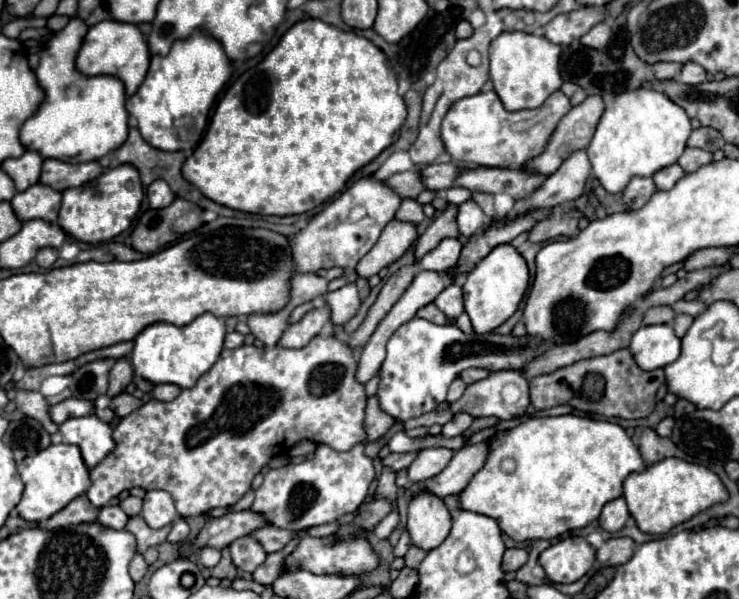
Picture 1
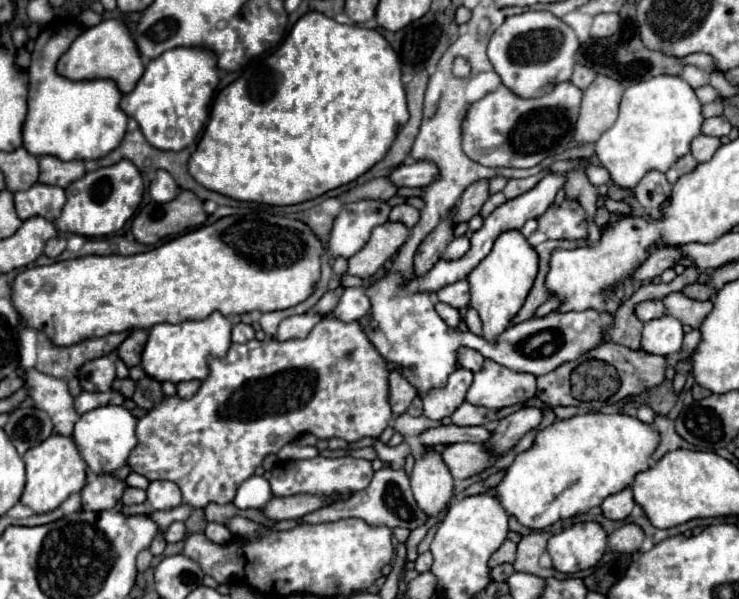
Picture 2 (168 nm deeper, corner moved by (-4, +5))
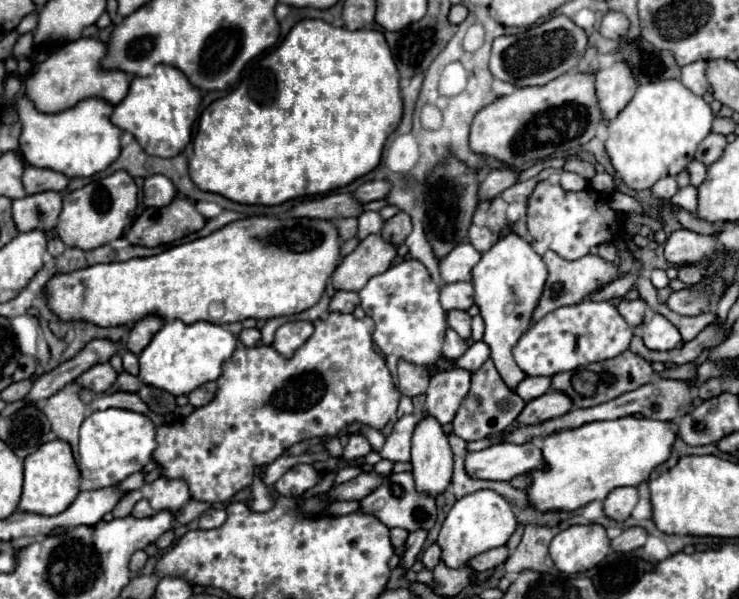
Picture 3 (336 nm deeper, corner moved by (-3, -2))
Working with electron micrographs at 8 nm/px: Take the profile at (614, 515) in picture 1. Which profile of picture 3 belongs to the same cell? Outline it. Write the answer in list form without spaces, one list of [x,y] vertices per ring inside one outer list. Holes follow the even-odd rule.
[[[615,488],[603,502],[605,514],[615,522],[625,522],[639,502],[637,488]]]

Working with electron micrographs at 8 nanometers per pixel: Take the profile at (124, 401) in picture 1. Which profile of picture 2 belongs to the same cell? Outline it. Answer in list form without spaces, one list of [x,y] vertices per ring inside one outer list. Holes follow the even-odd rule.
[[[128,377],[128,379],[114,379],[114,383],[112,383],[112,389],[116,389],[116,391],[120,391],[124,397],[132,397],[132,393],[134,393],[134,381]]]

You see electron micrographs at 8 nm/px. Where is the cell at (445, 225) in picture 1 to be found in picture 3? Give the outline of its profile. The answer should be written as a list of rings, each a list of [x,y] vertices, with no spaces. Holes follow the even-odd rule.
[[[493,170],[481,184],[479,184],[479,200],[493,200],[505,188],[517,182],[517,174],[511,170]]]

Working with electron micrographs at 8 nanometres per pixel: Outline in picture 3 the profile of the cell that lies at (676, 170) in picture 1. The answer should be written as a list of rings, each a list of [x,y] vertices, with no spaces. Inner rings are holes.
[[[691,160],[685,170],[689,172],[691,186],[699,186],[705,180],[705,176],[707,176],[707,166],[703,162],[699,162],[699,160]]]

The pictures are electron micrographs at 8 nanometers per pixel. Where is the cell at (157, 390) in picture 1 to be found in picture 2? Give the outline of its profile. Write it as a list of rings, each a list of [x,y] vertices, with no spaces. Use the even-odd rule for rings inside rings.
[[[184,381],[184,383],[178,383],[178,395],[180,397],[184,397],[184,399],[188,399],[188,397],[192,397],[198,389],[200,389],[200,381]]]

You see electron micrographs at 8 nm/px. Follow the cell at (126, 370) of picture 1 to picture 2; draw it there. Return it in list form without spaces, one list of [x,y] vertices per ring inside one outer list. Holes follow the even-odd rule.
[[[134,329],[130,337],[118,347],[118,357],[128,365],[140,365],[140,357],[144,351],[144,345],[148,341],[148,329]]]

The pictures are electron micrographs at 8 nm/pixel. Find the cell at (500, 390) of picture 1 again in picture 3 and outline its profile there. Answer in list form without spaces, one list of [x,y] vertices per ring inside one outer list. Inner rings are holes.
[[[547,376],[525,378],[513,392],[515,392],[523,402],[529,402],[529,400],[535,400],[535,398],[543,396],[543,394],[549,390],[549,384],[551,384],[551,378],[547,378]]]

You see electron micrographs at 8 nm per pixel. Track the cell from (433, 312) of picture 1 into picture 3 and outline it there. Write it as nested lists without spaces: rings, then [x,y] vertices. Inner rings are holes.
[[[461,310],[447,312],[447,326],[453,328],[465,340],[471,336],[471,316],[467,312]]]

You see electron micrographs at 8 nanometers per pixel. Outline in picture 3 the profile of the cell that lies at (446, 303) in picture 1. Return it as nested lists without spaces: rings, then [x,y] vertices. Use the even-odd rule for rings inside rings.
[[[453,282],[441,290],[441,306],[449,310],[467,310],[473,306],[473,286],[471,282]]]

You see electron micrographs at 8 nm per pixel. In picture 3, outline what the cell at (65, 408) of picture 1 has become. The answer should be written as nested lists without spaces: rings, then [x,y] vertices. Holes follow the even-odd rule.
[[[115,392],[115,394],[101,394],[91,404],[91,410],[107,410],[107,408],[123,408],[133,412],[147,412],[145,402],[137,394],[129,392]]]

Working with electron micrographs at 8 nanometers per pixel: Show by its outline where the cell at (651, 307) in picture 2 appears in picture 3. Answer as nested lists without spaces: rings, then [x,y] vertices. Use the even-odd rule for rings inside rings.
[[[639,298],[639,300],[621,300],[619,306],[617,306],[617,310],[619,310],[619,314],[625,318],[625,322],[635,328],[635,326],[641,326],[641,324],[645,322],[649,306],[647,306],[647,302],[641,300],[641,298]]]

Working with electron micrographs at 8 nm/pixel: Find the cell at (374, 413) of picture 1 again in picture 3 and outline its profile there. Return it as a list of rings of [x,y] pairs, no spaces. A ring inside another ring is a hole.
[[[399,362],[399,382],[397,388],[401,396],[421,396],[427,390],[427,380],[429,380],[429,370],[427,368],[415,368],[415,364]]]

